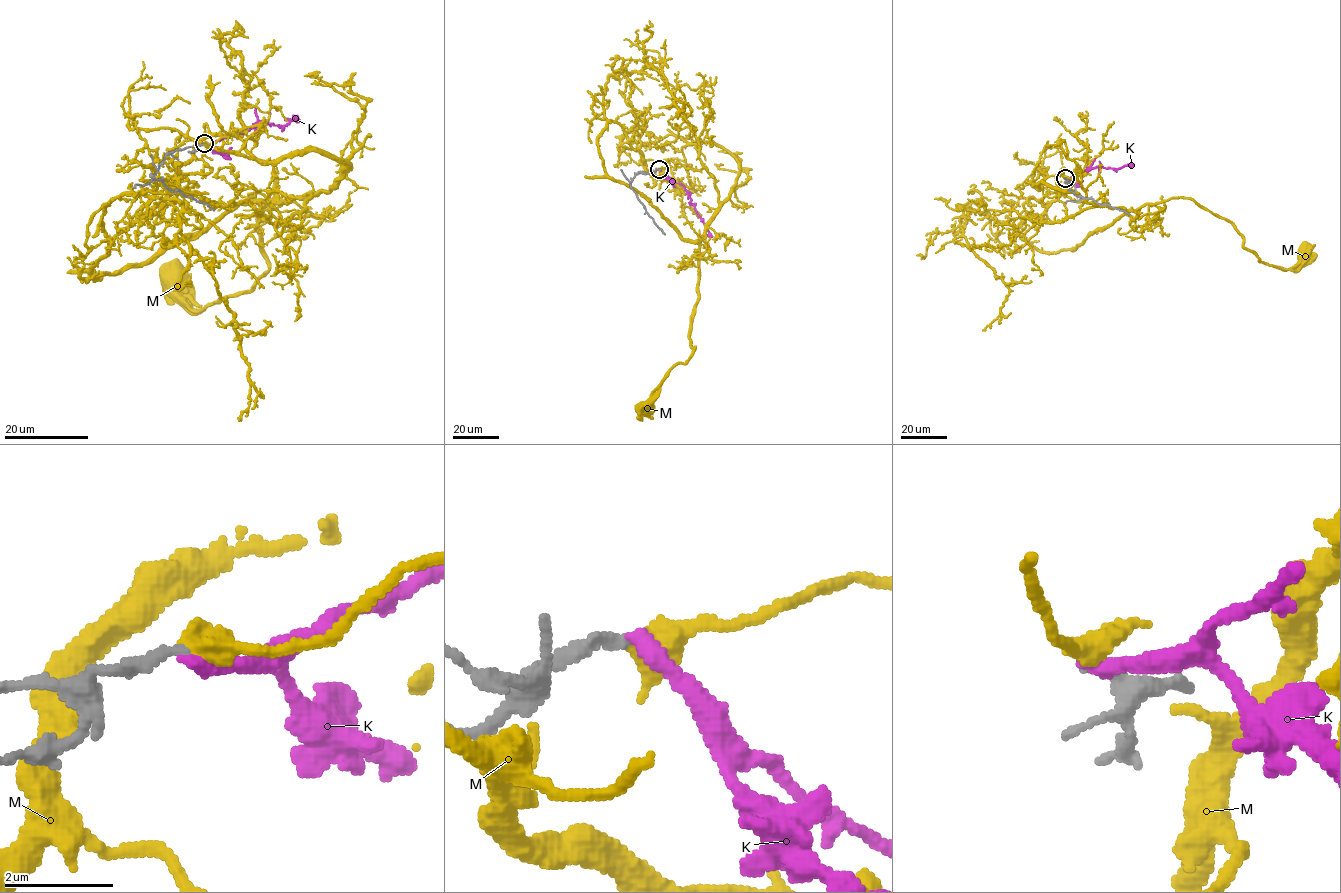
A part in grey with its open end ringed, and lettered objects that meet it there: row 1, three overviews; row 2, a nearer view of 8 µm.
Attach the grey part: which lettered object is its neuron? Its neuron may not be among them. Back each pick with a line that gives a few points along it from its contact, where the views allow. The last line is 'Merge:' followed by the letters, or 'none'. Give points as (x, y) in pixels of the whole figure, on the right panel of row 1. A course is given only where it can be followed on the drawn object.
M: Its course: (1065, 179), (1062, 168), (1039, 187), (1131, 210), (1190, 197), (1227, 219), (1268, 265), (1292, 268), (1305, 251)
Merge: M

